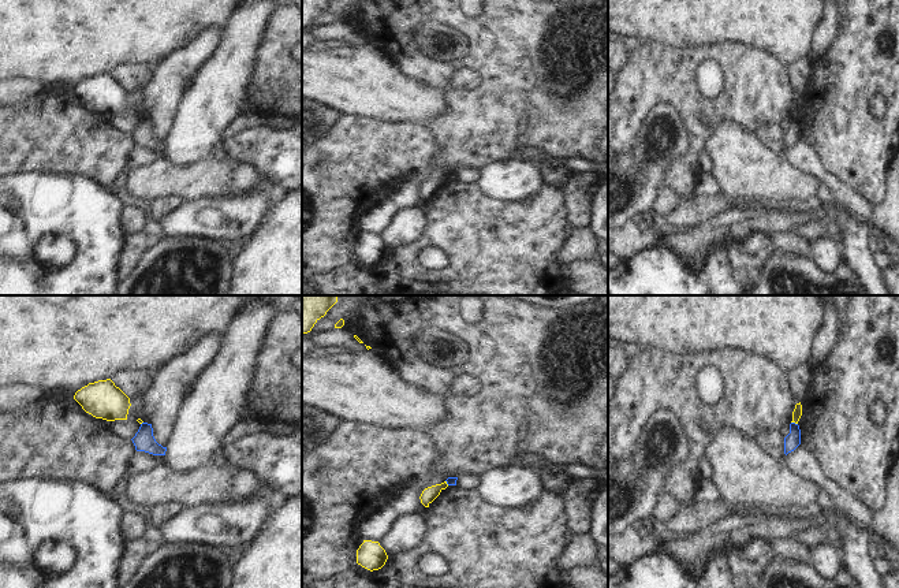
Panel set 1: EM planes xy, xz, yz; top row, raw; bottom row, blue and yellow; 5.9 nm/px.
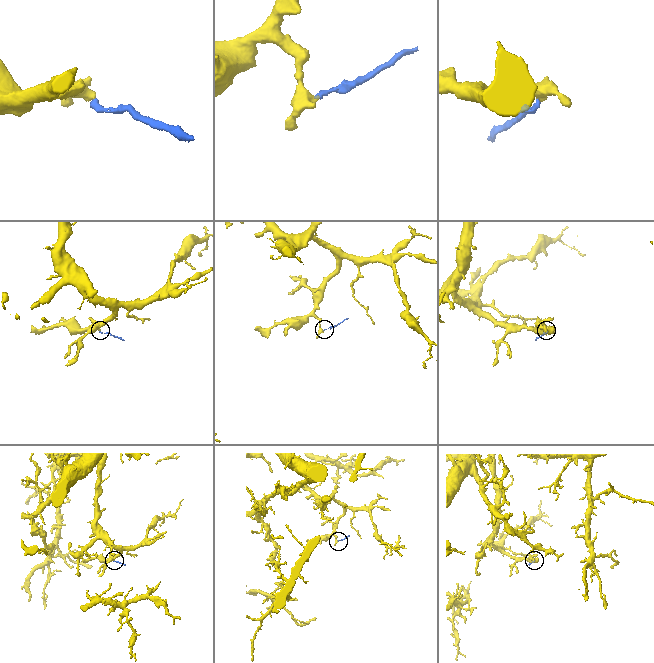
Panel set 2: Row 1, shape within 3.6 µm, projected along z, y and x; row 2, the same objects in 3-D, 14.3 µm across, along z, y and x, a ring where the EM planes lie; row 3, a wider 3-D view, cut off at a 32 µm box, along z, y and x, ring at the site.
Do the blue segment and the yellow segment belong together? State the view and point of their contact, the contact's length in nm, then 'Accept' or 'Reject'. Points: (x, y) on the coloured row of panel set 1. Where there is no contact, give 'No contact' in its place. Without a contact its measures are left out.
Touches blue at yz (794, 423). Shared border 40 nm. Reject

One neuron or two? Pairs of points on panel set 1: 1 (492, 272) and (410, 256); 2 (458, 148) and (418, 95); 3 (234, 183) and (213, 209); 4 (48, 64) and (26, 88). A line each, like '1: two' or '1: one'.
1: one
2: two
3: two
4: two

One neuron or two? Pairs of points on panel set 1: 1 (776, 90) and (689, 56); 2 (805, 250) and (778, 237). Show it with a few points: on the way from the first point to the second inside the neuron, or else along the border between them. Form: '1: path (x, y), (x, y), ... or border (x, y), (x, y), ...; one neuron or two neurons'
1: path (754, 77), (731, 54), (711, 52); one neuron
2: path (798, 245), (784, 239); one neuron

